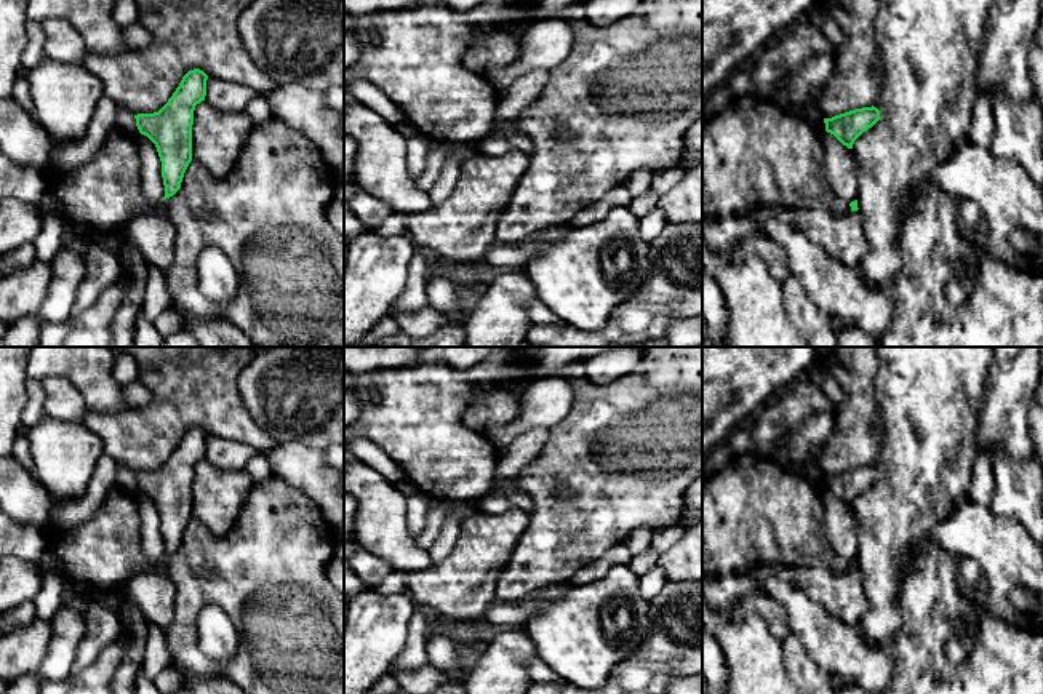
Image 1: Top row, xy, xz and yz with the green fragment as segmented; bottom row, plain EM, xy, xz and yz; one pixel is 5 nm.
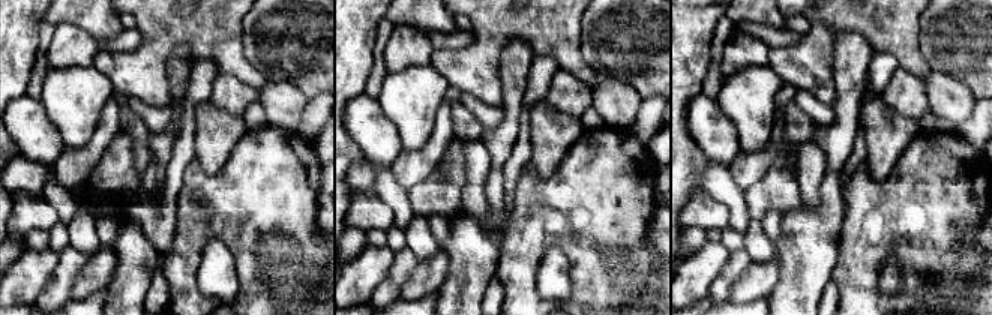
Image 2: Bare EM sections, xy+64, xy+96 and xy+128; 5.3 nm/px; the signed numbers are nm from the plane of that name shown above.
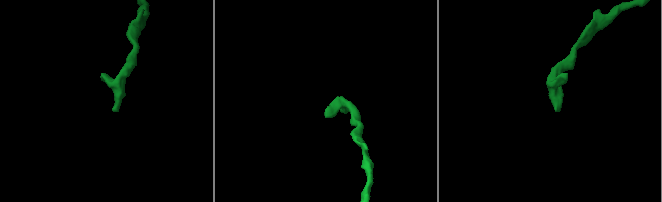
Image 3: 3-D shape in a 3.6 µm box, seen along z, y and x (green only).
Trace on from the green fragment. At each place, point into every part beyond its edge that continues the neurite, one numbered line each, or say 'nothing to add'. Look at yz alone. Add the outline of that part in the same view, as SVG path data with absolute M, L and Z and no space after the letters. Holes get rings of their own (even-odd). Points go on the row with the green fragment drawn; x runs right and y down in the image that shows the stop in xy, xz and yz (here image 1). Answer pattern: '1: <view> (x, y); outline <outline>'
1: yz (842, 237); outline M824 209L795 211L793 227L837 262L856 269L867 251L864 214L835 216Z

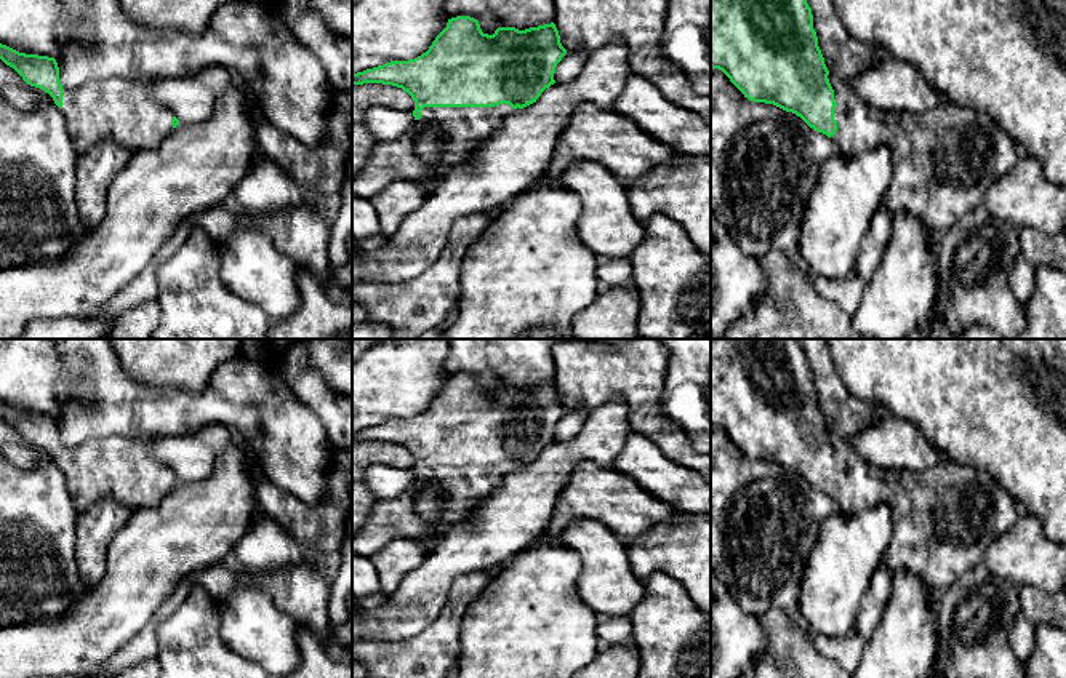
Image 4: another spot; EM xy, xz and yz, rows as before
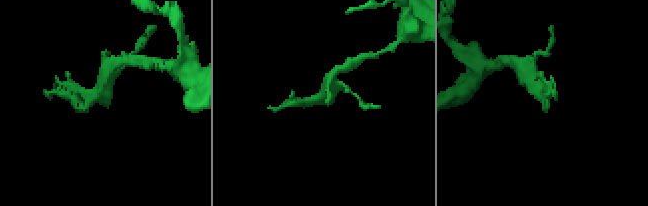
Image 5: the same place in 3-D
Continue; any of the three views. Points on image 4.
1: xz (463, 128); outline M509 104L495 107L424 107L416 130L395 141L379 141L360 173L352 177L352 197L371 200L387 184L399 179L418 181L434 192L442 177L479 149L504 122L520 110ZM435 130L443 138L443 150L432 168L418 158L416 138Z

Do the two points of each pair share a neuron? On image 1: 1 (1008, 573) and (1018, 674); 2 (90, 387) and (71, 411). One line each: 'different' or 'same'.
1: different
2: different

